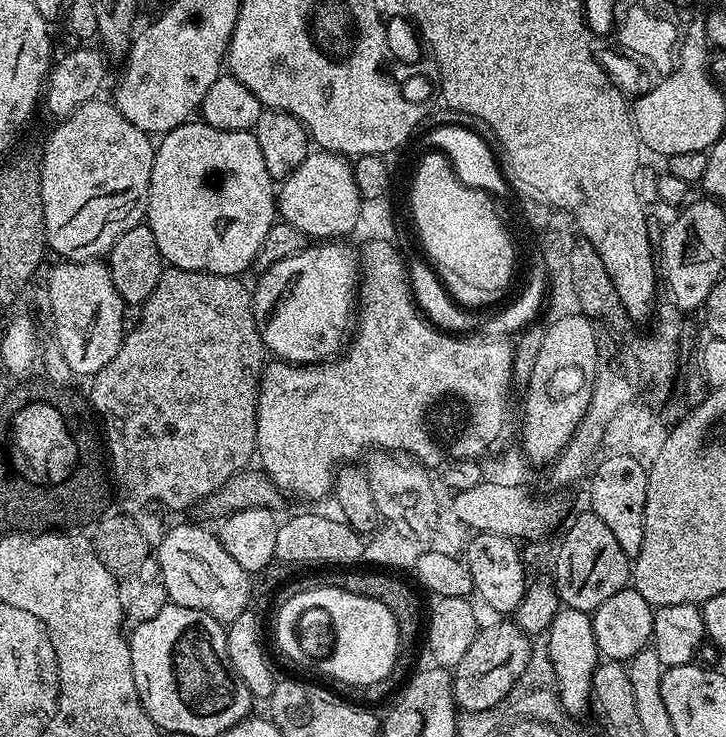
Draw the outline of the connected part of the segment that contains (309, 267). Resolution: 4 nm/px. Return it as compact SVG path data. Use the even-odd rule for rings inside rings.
M316 242L313 246L305 247L303 252L295 252L293 256L287 256L282 258L278 262L274 262L270 267L263 269L259 273L260 281L257 282L256 288L251 289L252 294L252 305L254 306L254 318L256 319L256 324L260 327L260 337L264 343L265 349L275 359L287 360L289 364L323 364L325 362L331 361L333 357L337 355L349 343L350 333L354 328L354 313L358 308L358 252L354 247L347 248L344 242Z

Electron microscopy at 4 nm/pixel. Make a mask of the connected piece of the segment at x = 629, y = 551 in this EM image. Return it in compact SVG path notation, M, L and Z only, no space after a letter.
M605 455L603 459L600 465L599 463L595 465L590 476L590 481L592 480L592 489L588 492L589 498L592 499L590 511L598 518L602 518L602 522L609 528L610 534L614 534L618 546L622 546L627 556L635 558L642 550L648 471L634 458Z

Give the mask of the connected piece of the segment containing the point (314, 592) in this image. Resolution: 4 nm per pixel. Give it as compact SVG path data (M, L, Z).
M315 586L305 592L296 592L288 601L279 605L280 616L298 611L298 606L324 604L332 616L336 616L336 628L340 628L340 652L328 664L328 678L333 681L362 685L386 679L400 655L398 626L394 614L374 598L350 594L345 588Z

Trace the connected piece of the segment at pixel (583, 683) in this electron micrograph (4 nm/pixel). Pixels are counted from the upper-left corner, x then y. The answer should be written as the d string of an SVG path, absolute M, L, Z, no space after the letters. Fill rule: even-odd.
M561 607L556 617L550 622L549 656L553 662L553 672L556 675L556 689L559 692L560 705L571 716L583 717L588 704L593 703L592 679L596 665L601 663L602 657L598 646L594 642L594 626L589 613L573 608Z

